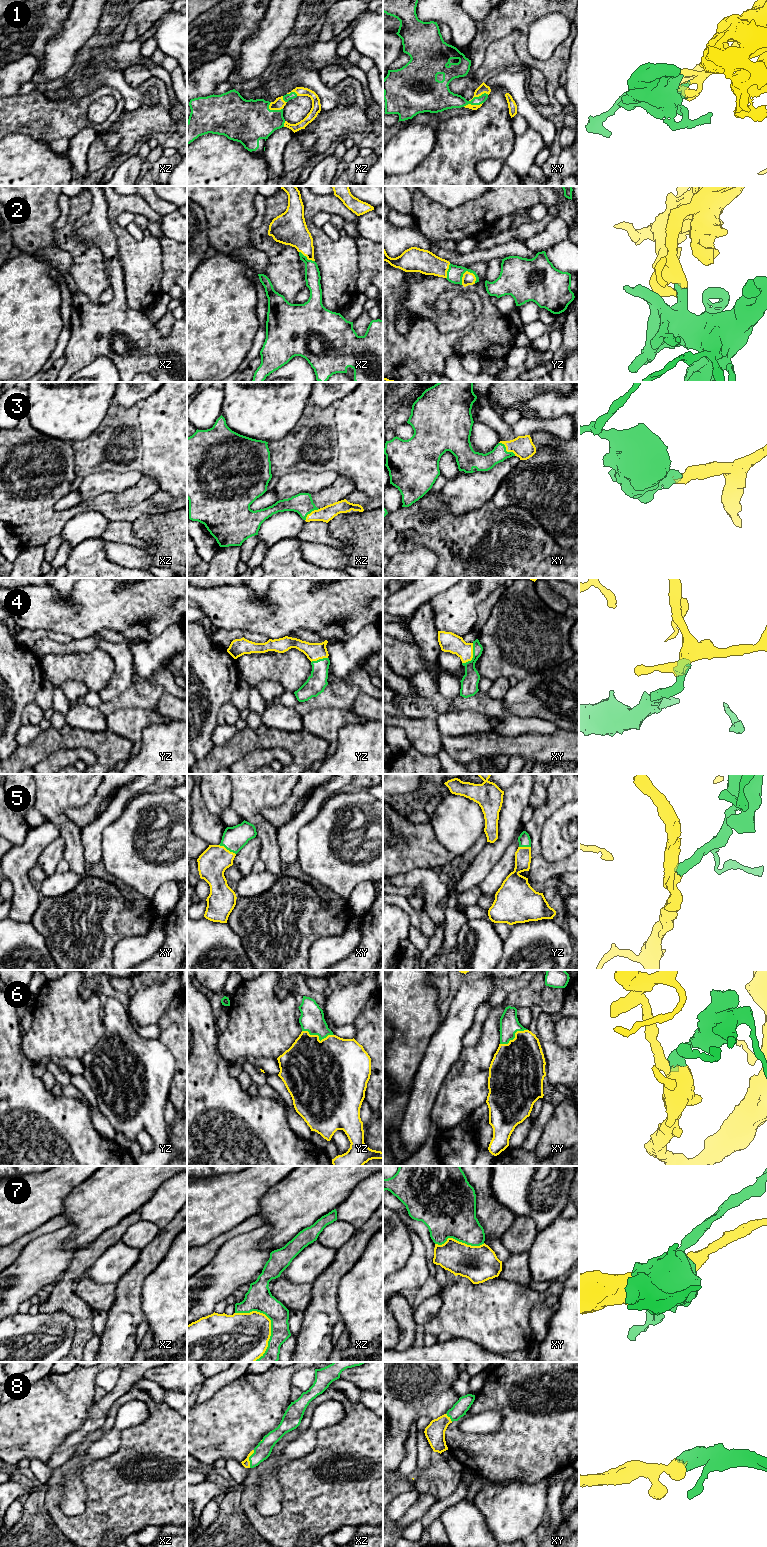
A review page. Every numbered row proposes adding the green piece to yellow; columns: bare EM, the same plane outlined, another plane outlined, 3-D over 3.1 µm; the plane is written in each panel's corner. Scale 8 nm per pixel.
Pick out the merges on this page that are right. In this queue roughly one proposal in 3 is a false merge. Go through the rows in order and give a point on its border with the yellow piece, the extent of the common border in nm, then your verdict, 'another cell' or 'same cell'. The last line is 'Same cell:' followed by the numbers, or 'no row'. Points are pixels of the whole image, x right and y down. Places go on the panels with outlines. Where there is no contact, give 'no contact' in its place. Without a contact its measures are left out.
1: xz (274, 109) | 120 nm | same cell
2: yz (464, 273) | 140 nm | same cell
3: xy (506, 450) | 170 nm | same cell
4: xy (472, 656) | 190 nm | same cell
5: xy (226, 849) | 160 nm | same cell
6: yz (318, 1037) | 260 nm | same cell
7: xz (270, 1324) | 440 nm | another cell
8: xz (248, 1459) | 150 nm | same cell
Same cell: 1, 2, 3, 4, 5, 6, 8

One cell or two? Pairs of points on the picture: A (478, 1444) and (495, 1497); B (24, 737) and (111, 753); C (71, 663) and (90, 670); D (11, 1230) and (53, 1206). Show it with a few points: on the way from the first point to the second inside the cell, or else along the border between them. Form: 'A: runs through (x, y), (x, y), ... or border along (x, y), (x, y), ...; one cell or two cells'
A: border along (487, 1480), (514, 1481); two cells
B: border along (42, 730), (23, 746); two cells
C: runs through (76, 665), (85, 667); one cell
D: runs through (21, 1220), (35, 1206), (43, 1206); one cell

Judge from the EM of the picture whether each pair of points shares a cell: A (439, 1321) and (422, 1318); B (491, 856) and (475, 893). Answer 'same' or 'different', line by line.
A: different
B: different

